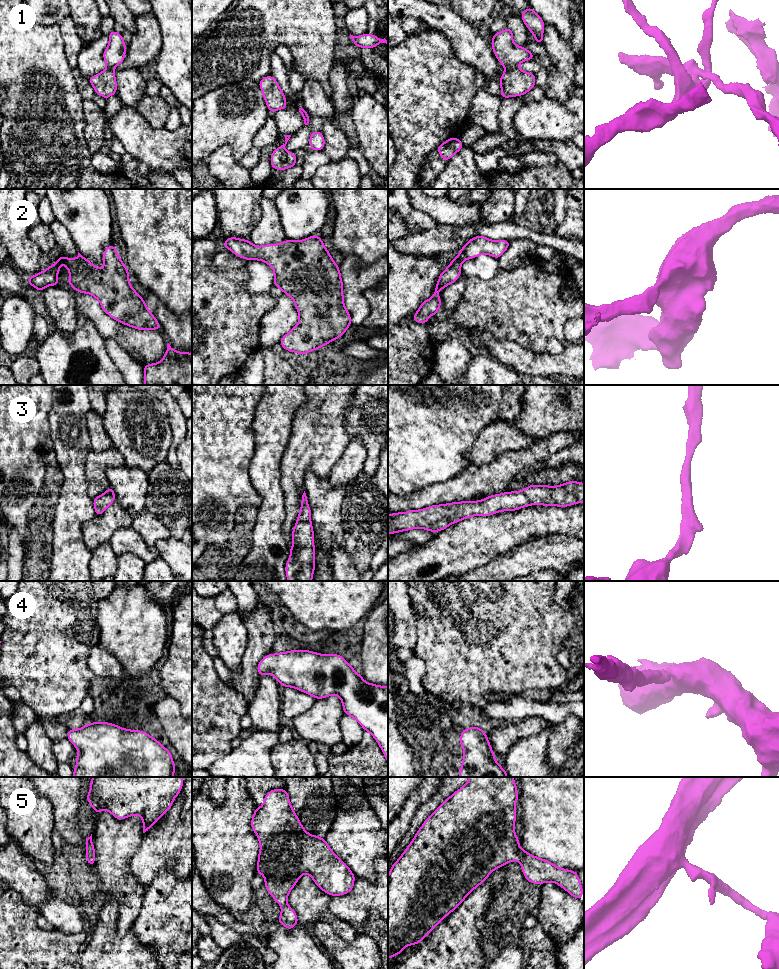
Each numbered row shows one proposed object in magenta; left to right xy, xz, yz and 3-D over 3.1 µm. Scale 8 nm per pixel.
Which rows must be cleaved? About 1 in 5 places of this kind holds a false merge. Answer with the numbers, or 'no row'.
1

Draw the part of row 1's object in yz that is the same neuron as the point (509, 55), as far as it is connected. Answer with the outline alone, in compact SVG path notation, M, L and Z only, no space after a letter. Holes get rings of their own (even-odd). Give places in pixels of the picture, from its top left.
M510 27L493 34L491 46L500 64L506 68L515 68L519 63L533 60L535 57L535 54L524 46L516 46L513 43L513 32Z

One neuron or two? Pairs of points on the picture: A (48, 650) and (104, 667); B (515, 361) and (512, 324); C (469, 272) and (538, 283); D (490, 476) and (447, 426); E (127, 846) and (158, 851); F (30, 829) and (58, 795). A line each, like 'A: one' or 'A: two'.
A: two
B: two
C: two
D: two
E: two
F: two

